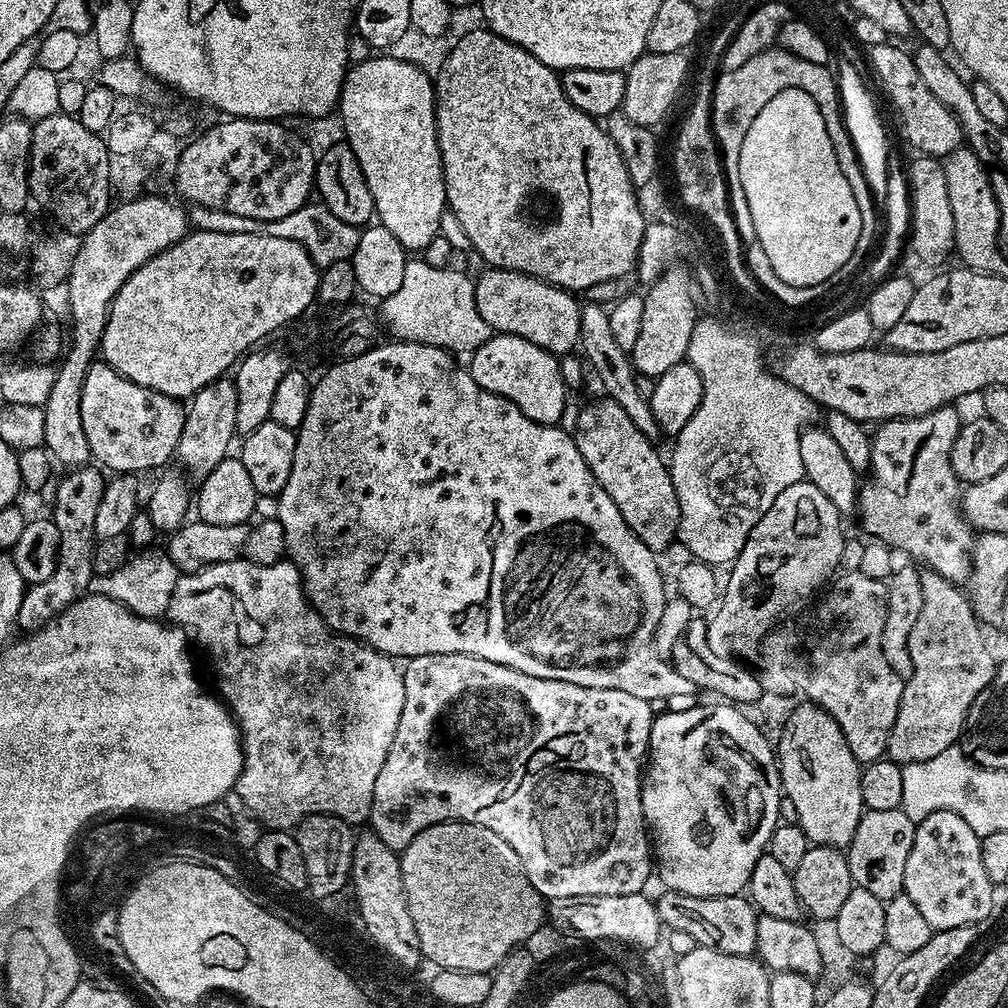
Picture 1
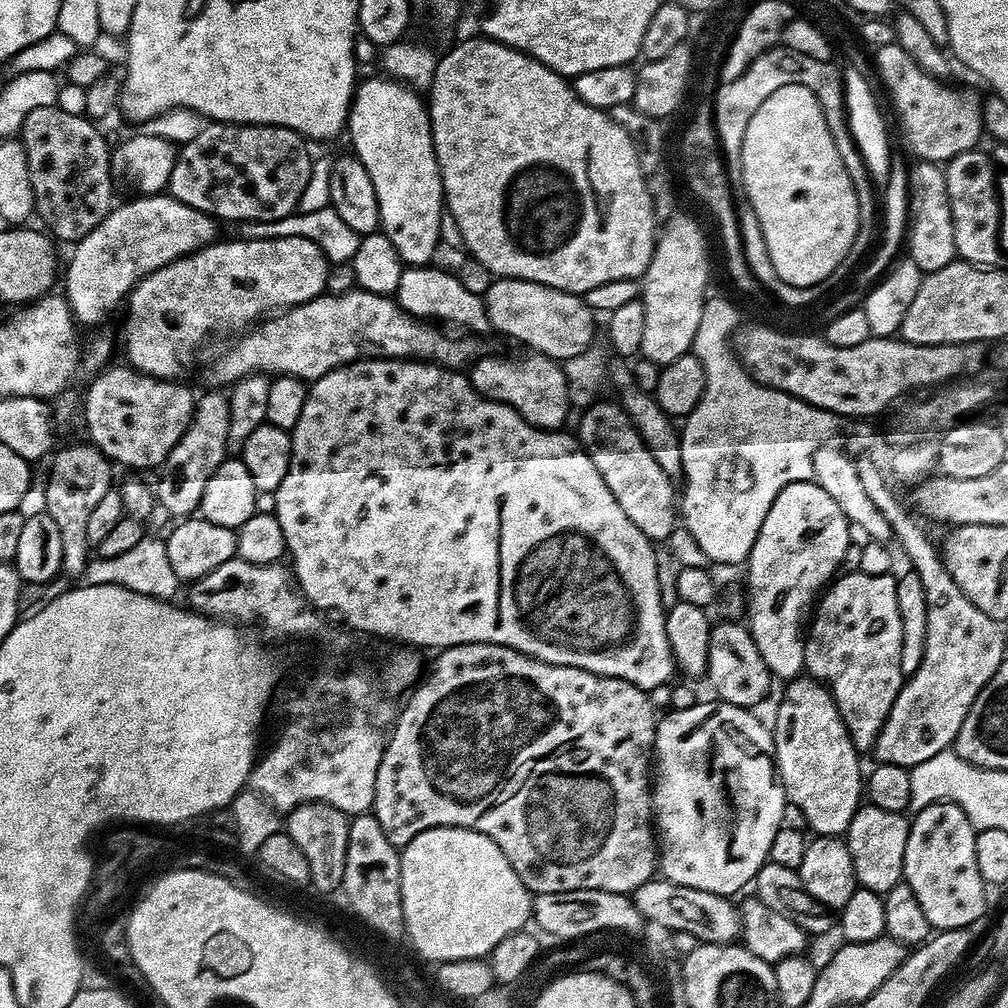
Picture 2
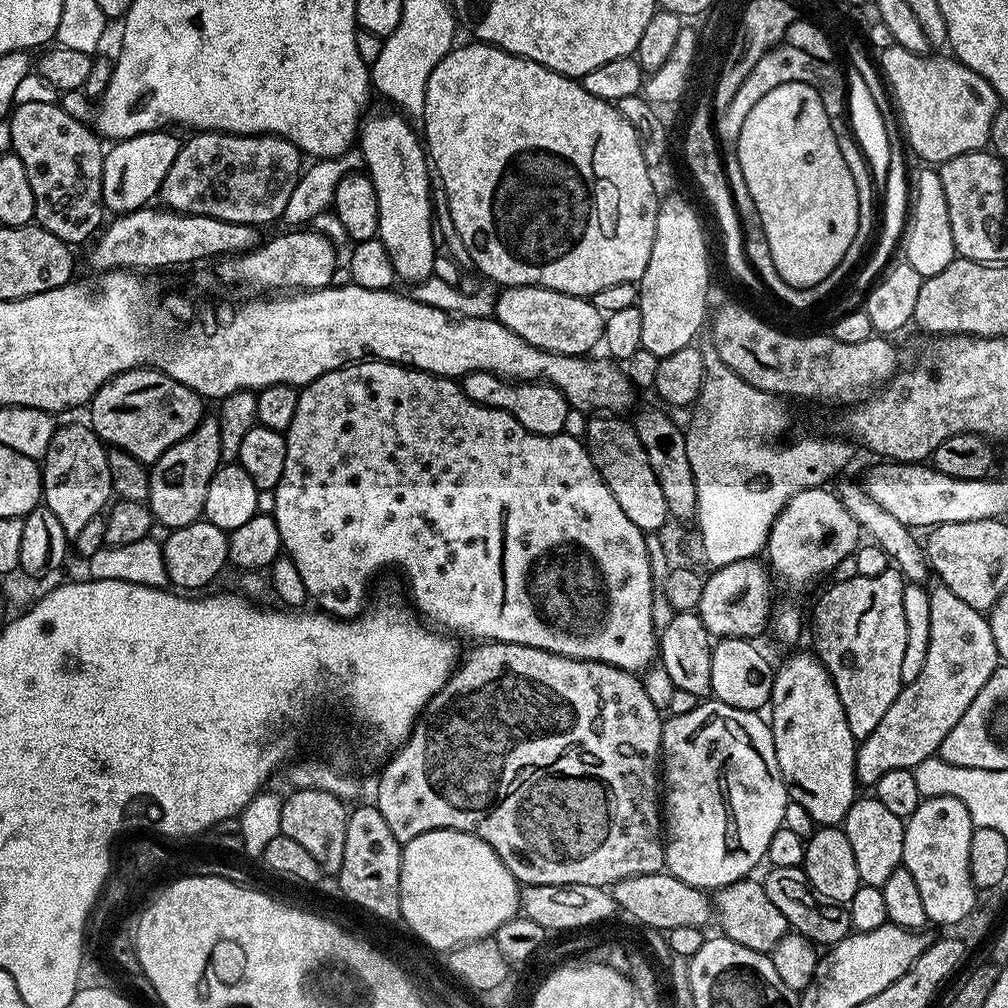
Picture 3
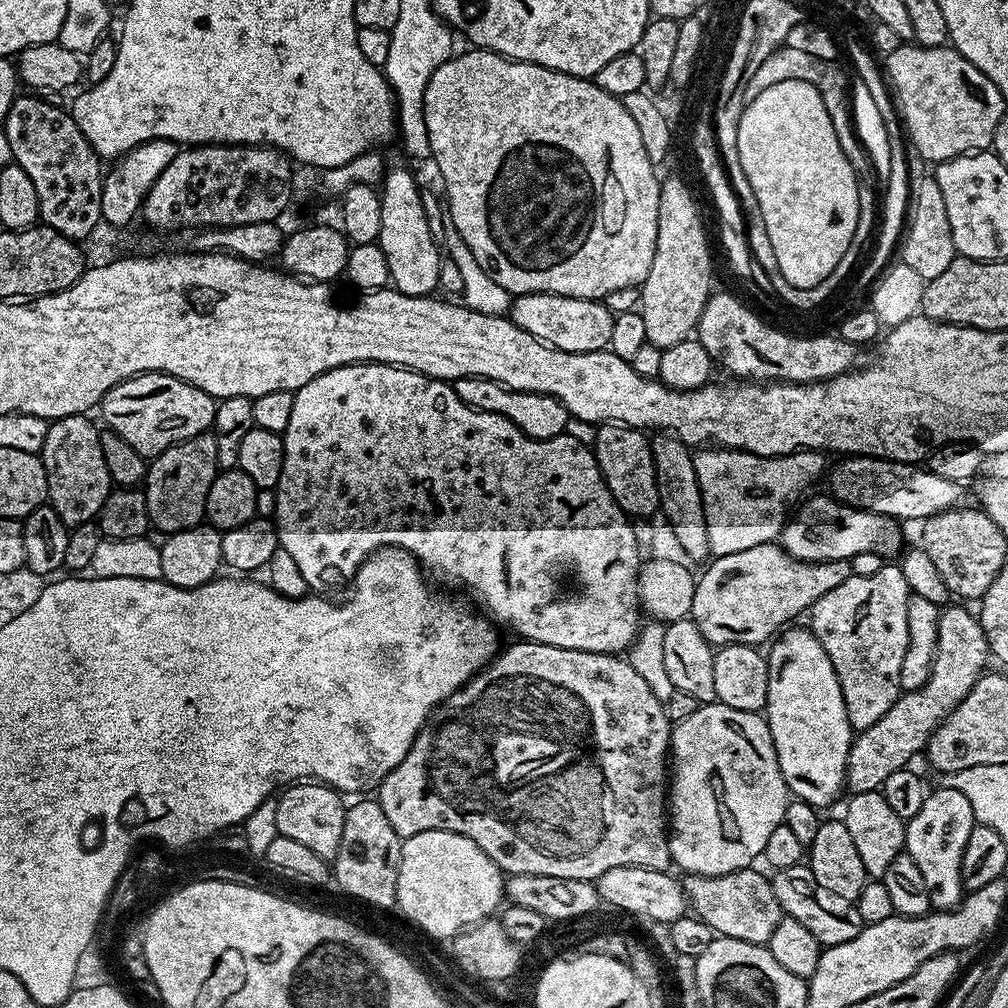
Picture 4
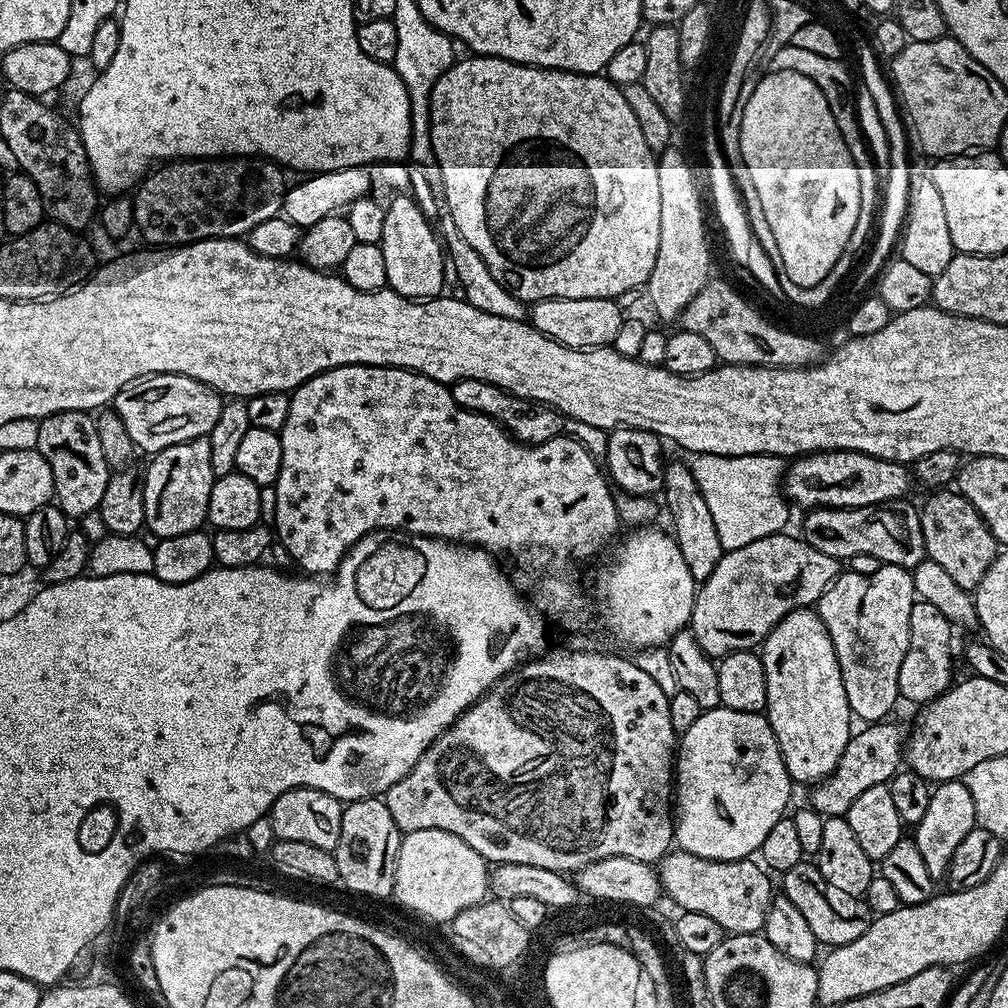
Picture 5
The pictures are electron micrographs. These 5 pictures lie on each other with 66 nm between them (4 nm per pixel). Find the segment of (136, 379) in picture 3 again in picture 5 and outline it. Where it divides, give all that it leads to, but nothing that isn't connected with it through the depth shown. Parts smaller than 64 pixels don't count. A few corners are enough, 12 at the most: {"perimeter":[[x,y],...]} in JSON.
{"perimeter":[[178,374],[127,384],[114,409],[155,454],[207,437],[224,403]]}

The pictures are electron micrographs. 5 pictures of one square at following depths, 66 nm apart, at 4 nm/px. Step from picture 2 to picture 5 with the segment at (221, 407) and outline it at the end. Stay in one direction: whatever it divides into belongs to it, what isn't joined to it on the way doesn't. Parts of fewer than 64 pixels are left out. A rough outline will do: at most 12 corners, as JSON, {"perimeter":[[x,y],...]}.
{"perimeter":[[210,442],[163,448],[142,472],[147,531],[203,529]]}

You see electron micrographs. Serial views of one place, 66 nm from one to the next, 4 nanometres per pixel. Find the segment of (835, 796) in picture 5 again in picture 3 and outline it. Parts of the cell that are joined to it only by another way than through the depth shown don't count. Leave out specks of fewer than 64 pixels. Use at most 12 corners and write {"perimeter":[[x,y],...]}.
{"perimeter":[[928,598],[922,674],[859,741],[856,779],[937,755],[1001,663],[985,613]]}

